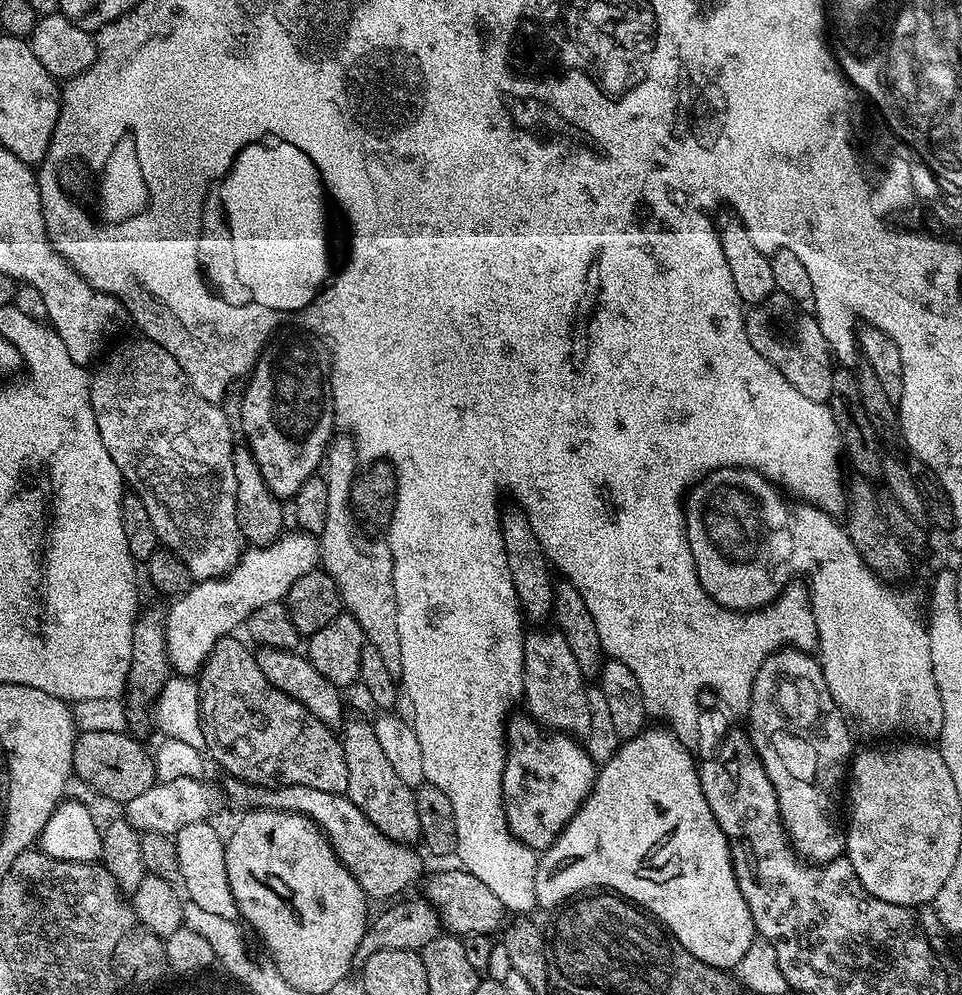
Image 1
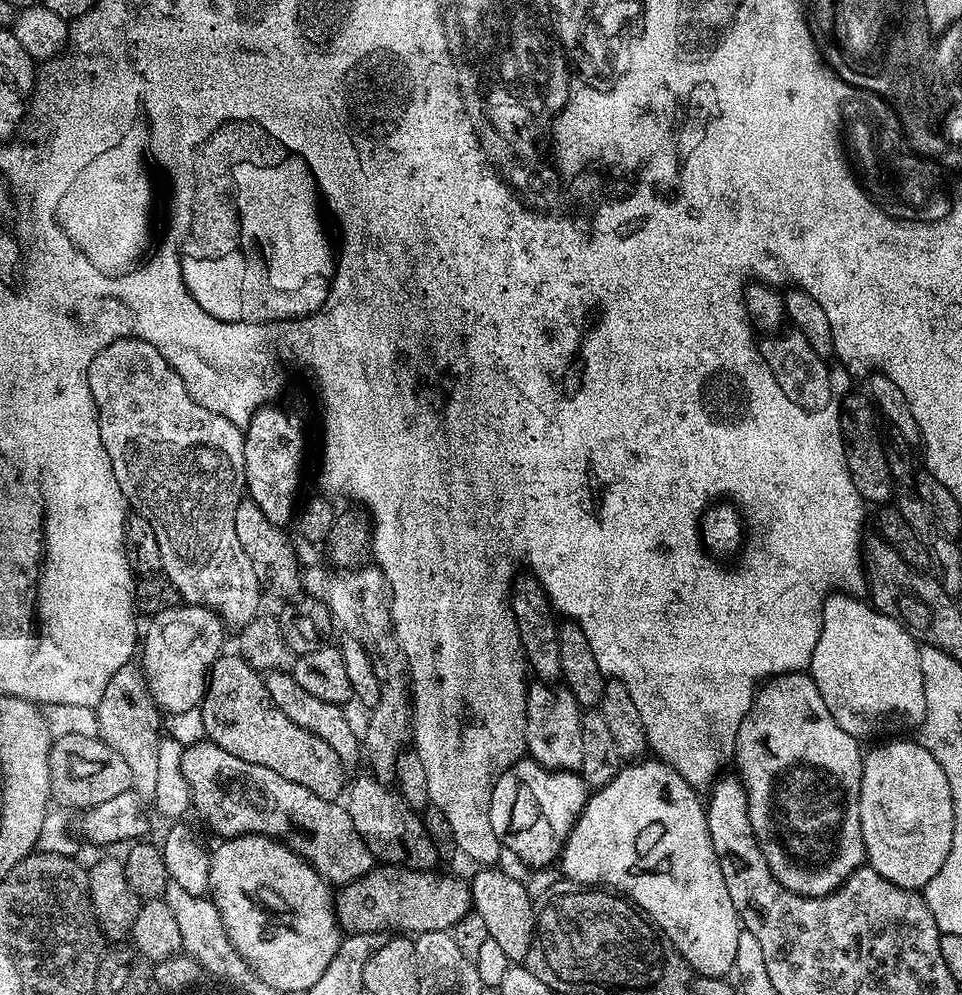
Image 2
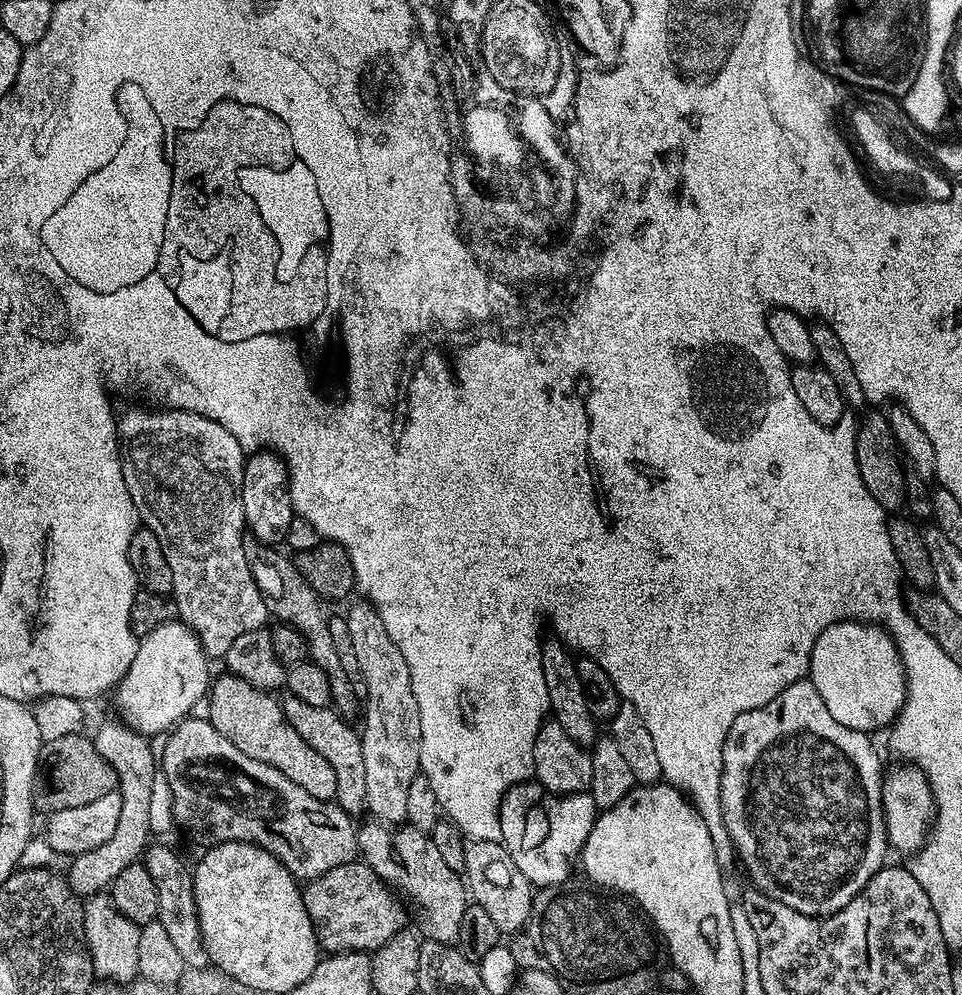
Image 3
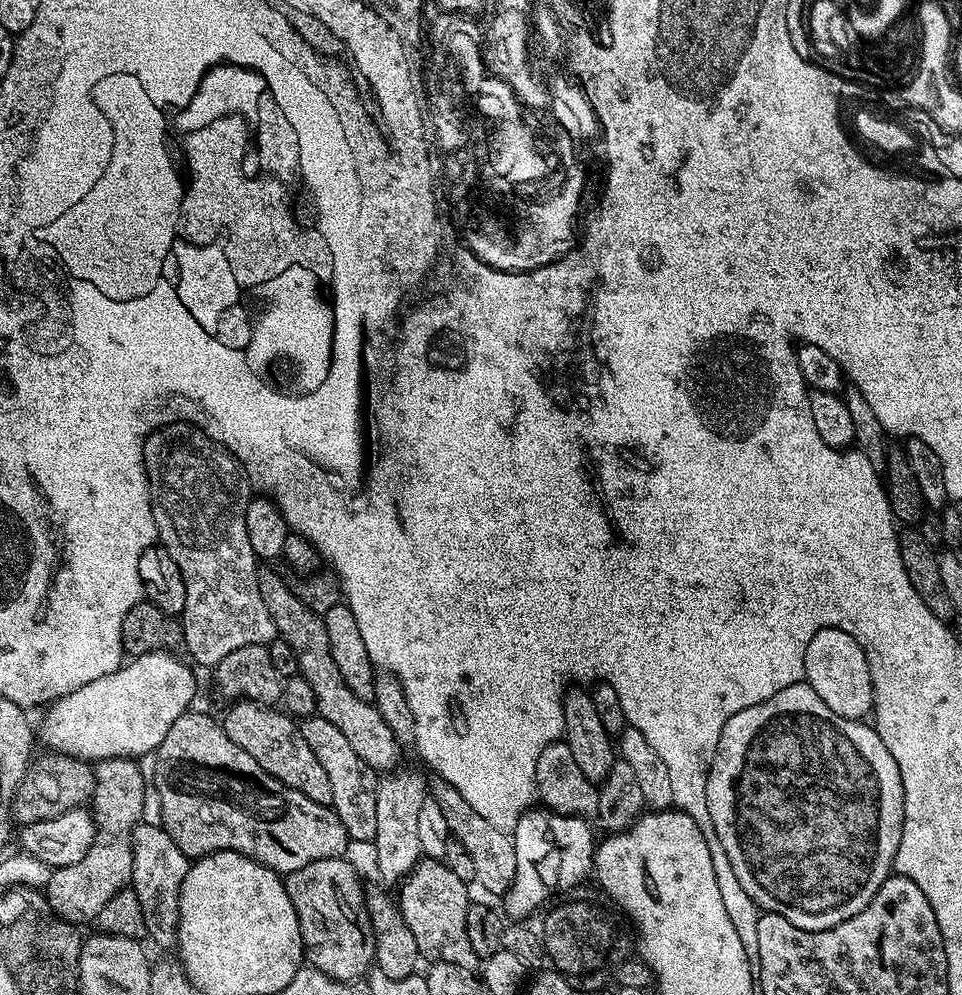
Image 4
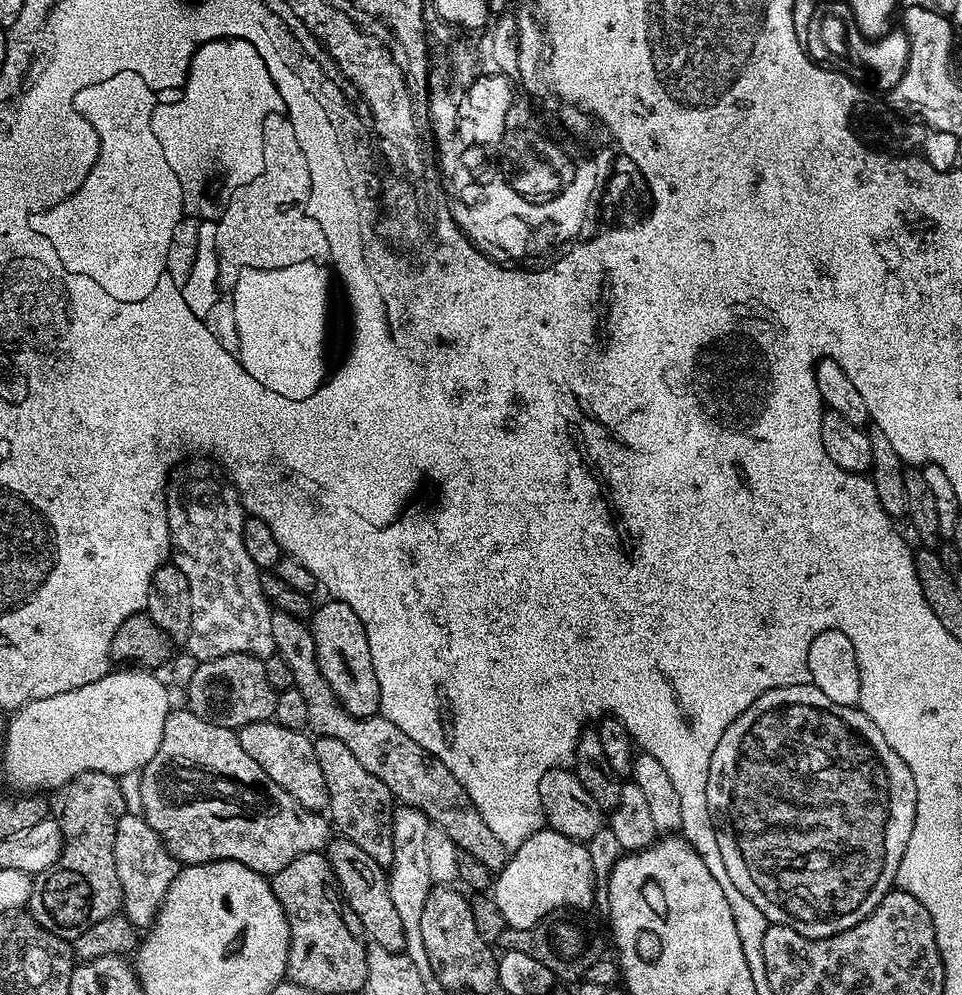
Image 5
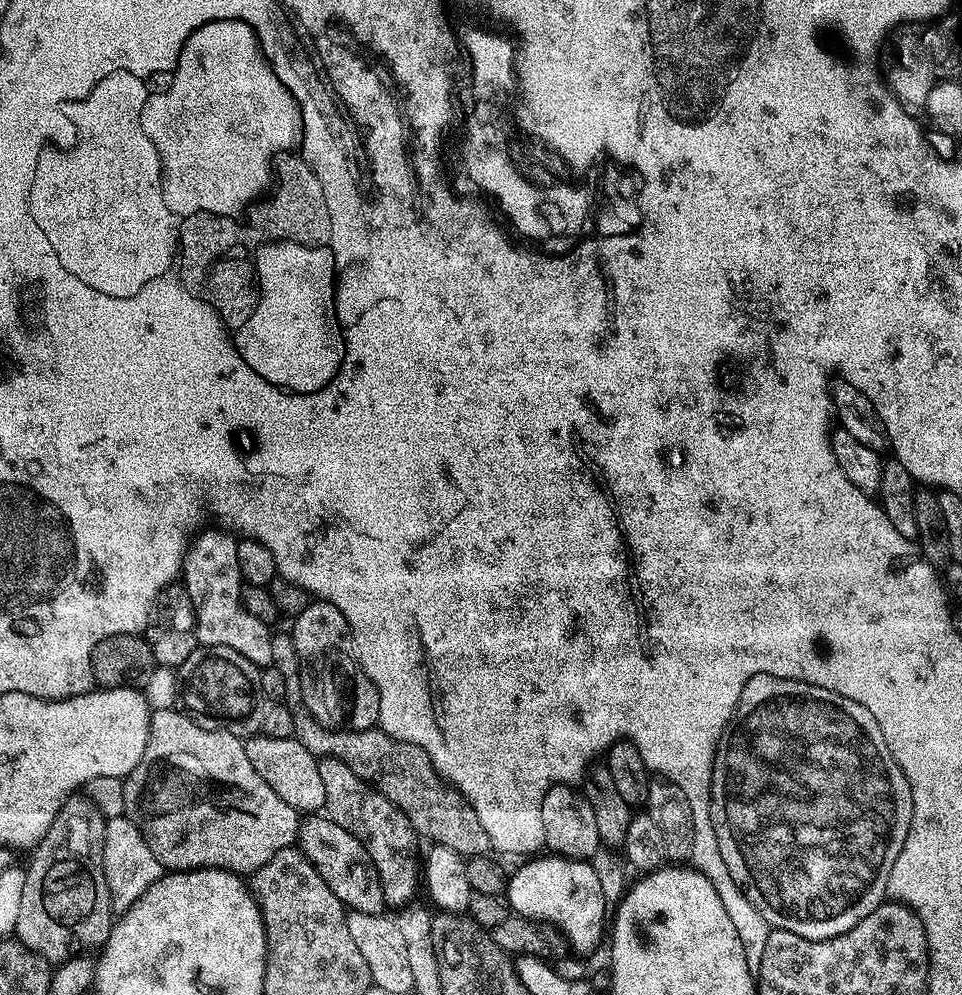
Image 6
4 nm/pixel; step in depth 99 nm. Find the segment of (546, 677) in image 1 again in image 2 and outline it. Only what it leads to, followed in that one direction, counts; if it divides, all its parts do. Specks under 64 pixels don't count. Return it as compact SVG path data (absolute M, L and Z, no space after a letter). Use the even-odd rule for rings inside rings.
M536 682L528 691L526 752L544 768L553 768L556 772L579 773L586 762L585 713L571 687L556 686L552 682Z

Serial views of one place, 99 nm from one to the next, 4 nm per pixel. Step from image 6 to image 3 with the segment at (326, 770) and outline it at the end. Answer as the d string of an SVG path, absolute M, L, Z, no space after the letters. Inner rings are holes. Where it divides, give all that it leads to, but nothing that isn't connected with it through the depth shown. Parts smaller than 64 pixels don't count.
M291 694L285 695L282 700L282 707L290 726L298 730L298 735L303 740L314 746L318 754L330 762L334 769L334 778L338 781L338 790L334 803L350 817L359 817L358 814L367 809L366 802L366 758L362 758L362 742L360 732L352 729L347 724L345 717L337 712L332 706L310 706L302 702L302 698Z

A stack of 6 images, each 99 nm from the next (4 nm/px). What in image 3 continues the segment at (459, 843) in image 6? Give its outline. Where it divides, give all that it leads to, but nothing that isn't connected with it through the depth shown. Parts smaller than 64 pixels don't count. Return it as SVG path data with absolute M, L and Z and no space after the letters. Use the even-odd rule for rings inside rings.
M251 538L245 539L244 549L254 582L268 607L269 617L275 618L281 624L294 626L294 630L298 630L306 638L309 661L326 670L326 678L330 678L332 704L336 711L341 714L349 714L348 712L354 711L355 708L357 711L358 700L356 704L356 696L352 693L353 681L342 666L342 658L334 646L334 638L330 638L329 613L324 613L325 605L306 582L303 573L296 568L295 559L291 555L283 556L279 547L259 544ZM465 839L466 862L463 875L466 877L466 887L471 899L494 921L501 934L516 934L528 923L532 913L534 886L518 870L514 858L505 850L500 840L469 840Z

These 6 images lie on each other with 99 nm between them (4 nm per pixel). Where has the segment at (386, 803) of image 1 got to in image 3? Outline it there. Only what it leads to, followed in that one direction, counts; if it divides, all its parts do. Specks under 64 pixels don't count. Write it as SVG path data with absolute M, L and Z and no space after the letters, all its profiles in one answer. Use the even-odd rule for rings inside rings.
M375 818L369 821L369 824L361 823L356 833L356 840L360 843L359 855L366 858L370 870L374 870L374 874L378 874L378 878L382 878L389 888L399 893L405 901L413 900L420 907L419 931L427 939L455 945L460 938L462 914L466 914L470 903L470 893L461 873L450 870L449 864L438 855L438 849L434 847L429 833L411 826L389 826Z

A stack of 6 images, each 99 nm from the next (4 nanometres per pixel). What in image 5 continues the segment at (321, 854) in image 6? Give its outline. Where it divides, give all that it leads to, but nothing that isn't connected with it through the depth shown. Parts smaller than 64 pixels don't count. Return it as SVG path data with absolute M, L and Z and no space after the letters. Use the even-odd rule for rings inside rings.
M332 838L328 841L326 855L334 870L334 878L340 887L344 900L358 914L358 922L362 922L365 937L391 952L404 952L406 930L402 930L402 918L398 918L398 909L390 898L388 874L380 867L362 846L354 846L354 842L343 838Z

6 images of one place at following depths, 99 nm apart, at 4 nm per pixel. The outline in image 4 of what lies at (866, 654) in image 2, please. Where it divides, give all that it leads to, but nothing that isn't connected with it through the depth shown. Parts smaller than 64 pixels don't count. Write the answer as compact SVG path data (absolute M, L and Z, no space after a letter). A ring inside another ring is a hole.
M823 628L814 638L810 638L810 646L806 650L806 666L804 680L834 710L834 714L842 714L842 718L864 720L873 711L872 667L866 662L866 654L854 638L837 628Z

